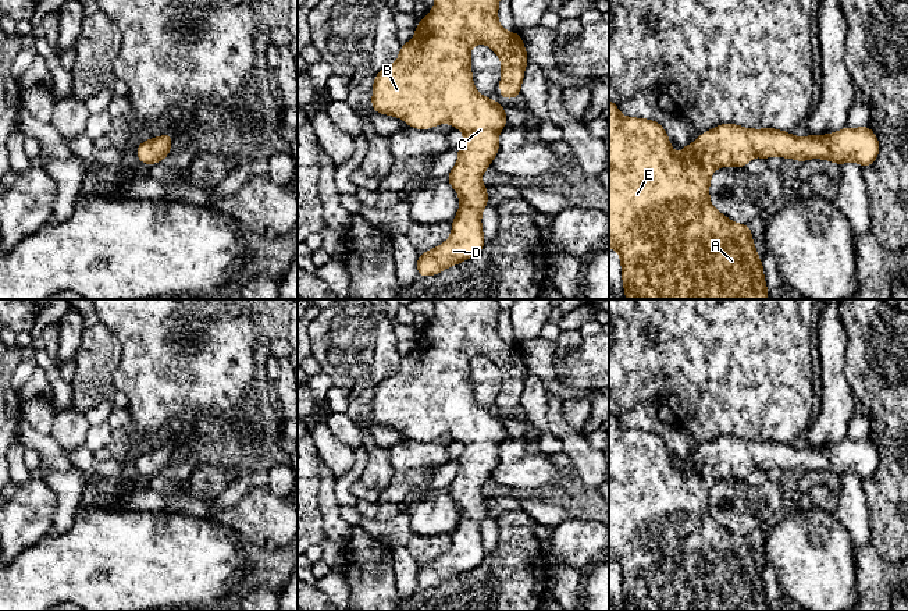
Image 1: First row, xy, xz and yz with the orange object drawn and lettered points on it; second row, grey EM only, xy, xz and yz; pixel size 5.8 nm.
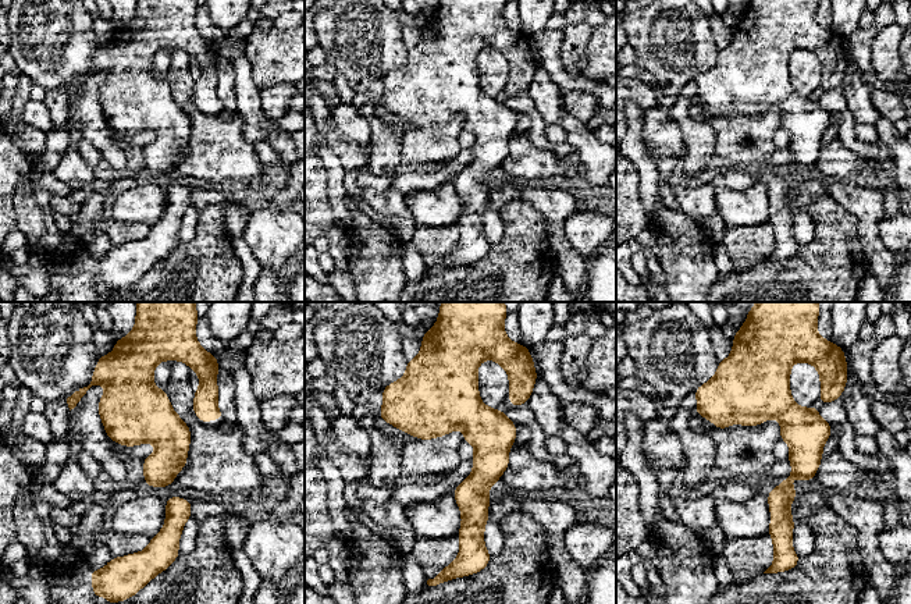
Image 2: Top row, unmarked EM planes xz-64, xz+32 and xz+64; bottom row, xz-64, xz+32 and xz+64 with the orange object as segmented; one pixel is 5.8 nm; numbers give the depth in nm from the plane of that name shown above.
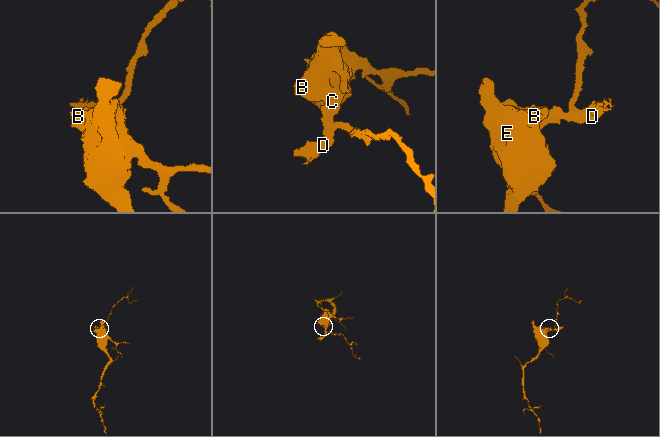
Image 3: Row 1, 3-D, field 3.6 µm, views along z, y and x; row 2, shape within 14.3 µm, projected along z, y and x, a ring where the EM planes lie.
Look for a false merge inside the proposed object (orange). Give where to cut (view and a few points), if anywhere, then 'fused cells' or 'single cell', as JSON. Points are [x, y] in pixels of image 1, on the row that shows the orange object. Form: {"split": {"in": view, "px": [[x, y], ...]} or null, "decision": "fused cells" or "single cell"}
{"split": null, "decision": "single cell"}

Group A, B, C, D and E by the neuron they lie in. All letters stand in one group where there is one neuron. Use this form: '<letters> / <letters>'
A B C D E

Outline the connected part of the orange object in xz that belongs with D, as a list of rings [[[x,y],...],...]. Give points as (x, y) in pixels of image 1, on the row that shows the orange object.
[[[435,0],[431,13],[419,21],[414,38],[402,45],[399,58],[395,64],[381,70],[374,77],[371,107],[380,114],[400,117],[405,122],[417,129],[428,129],[442,122],[451,122],[453,128],[464,132],[464,141],[457,146],[459,160],[446,177],[448,182],[456,189],[460,198],[460,207],[452,221],[452,234],[448,241],[439,246],[420,253],[417,259],[417,274],[427,277],[453,264],[462,263],[466,259],[476,256],[485,244],[481,228],[481,213],[488,206],[487,187],[480,181],[483,173],[491,166],[492,159],[499,150],[498,135],[506,125],[508,117],[505,109],[495,100],[480,95],[474,89],[471,78],[470,49],[474,45],[488,45],[502,60],[502,75],[499,79],[501,92],[498,96],[514,99],[520,96],[524,68],[528,63],[528,56],[520,33],[505,31],[498,22],[498,4],[501,0]]]

